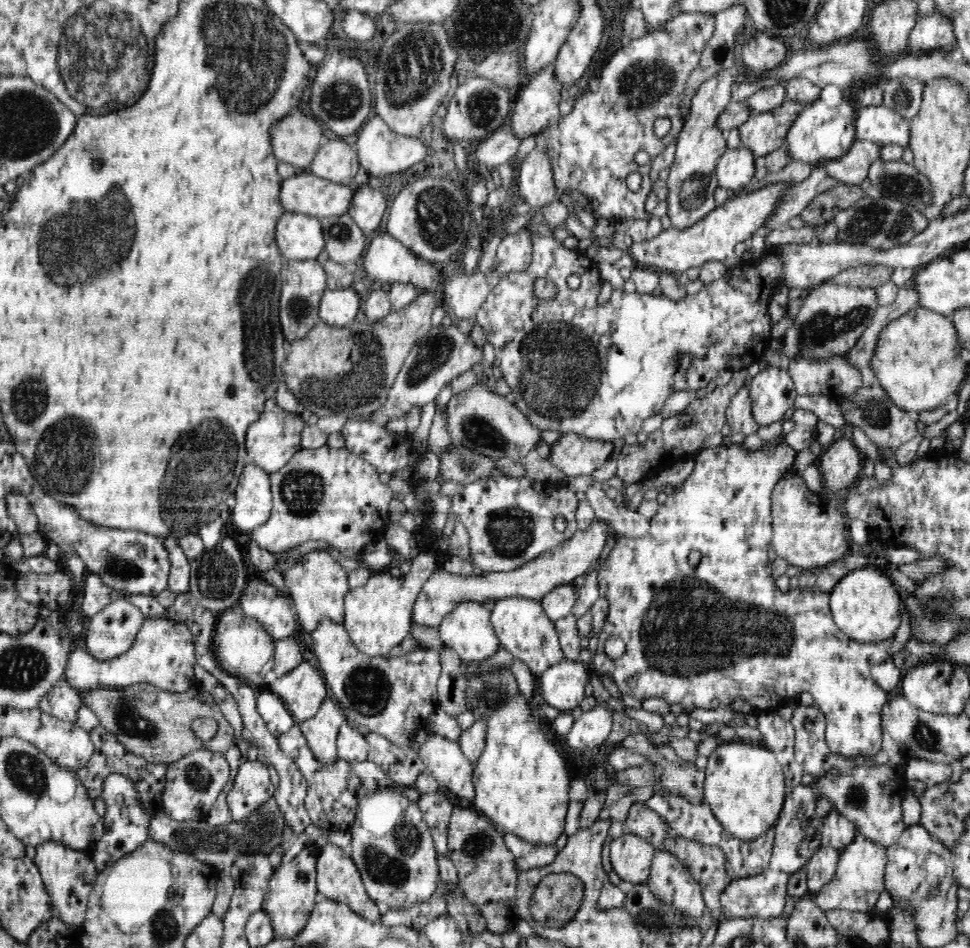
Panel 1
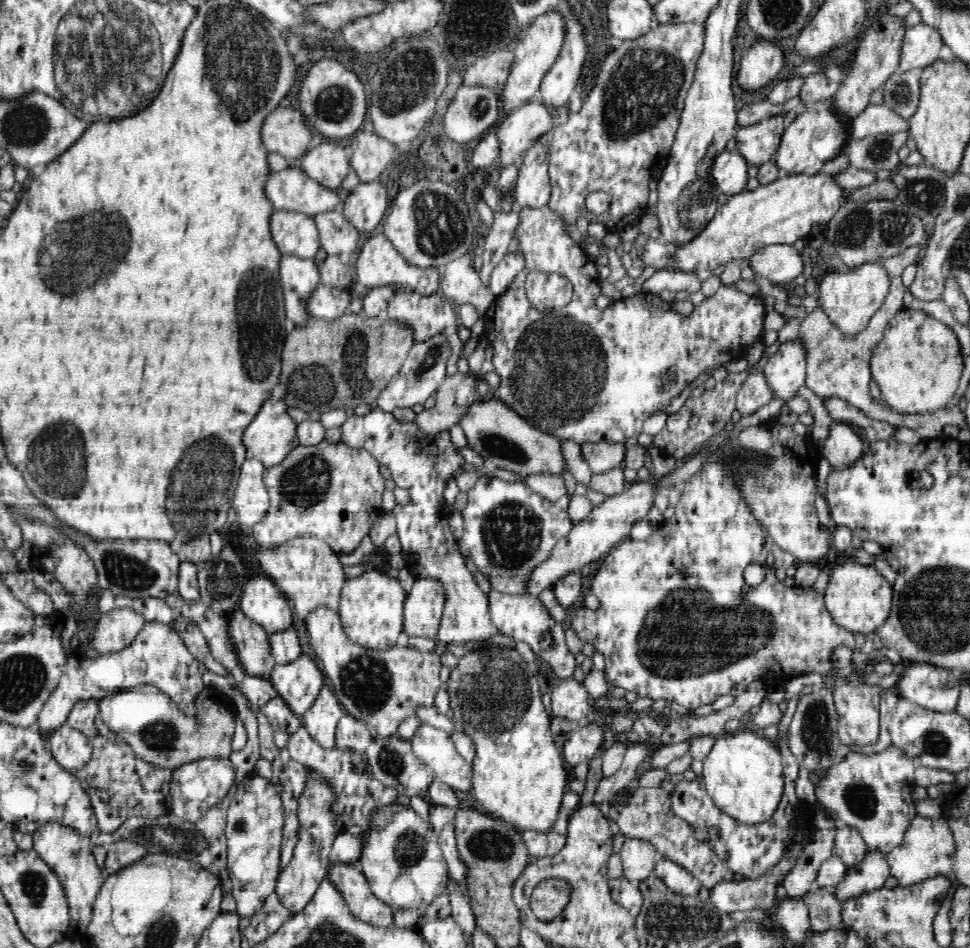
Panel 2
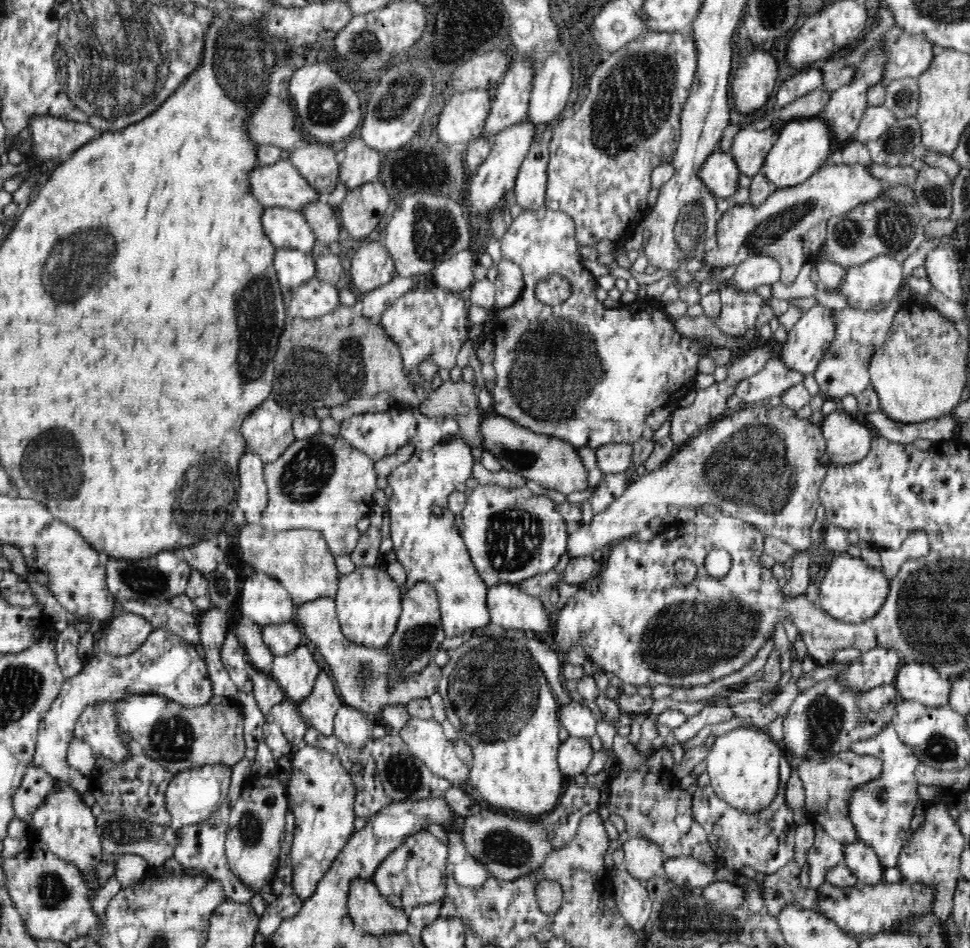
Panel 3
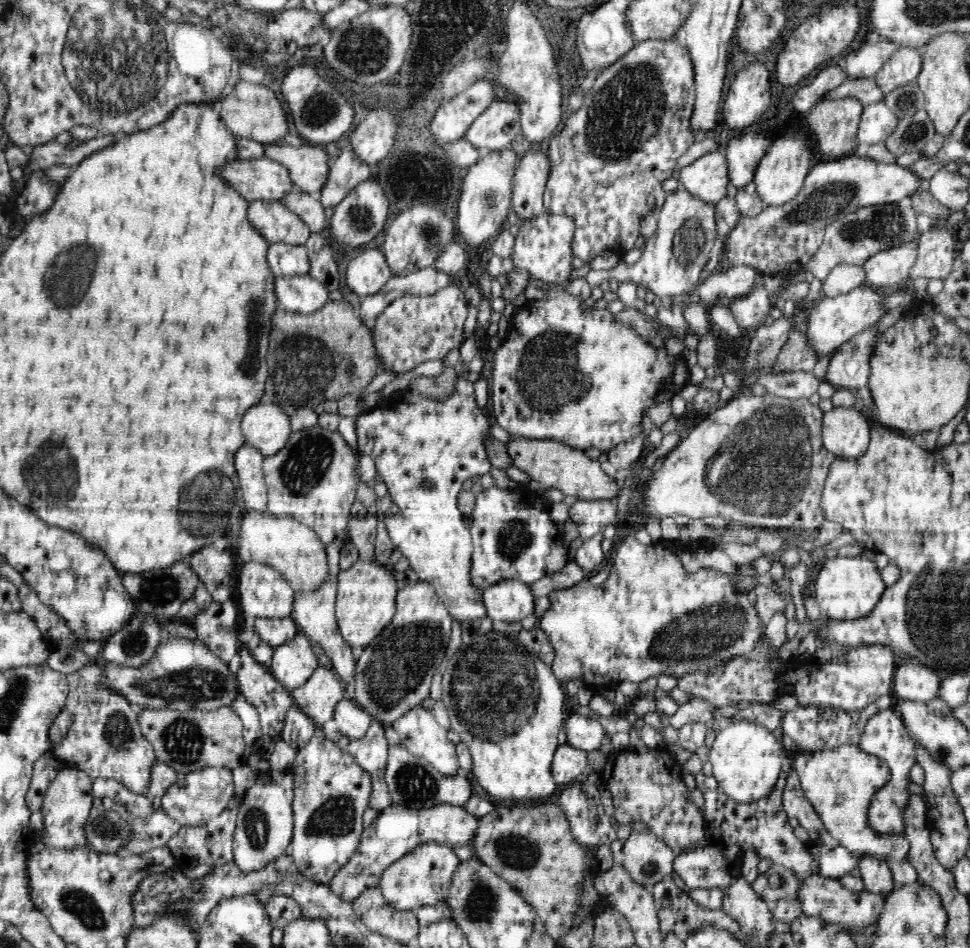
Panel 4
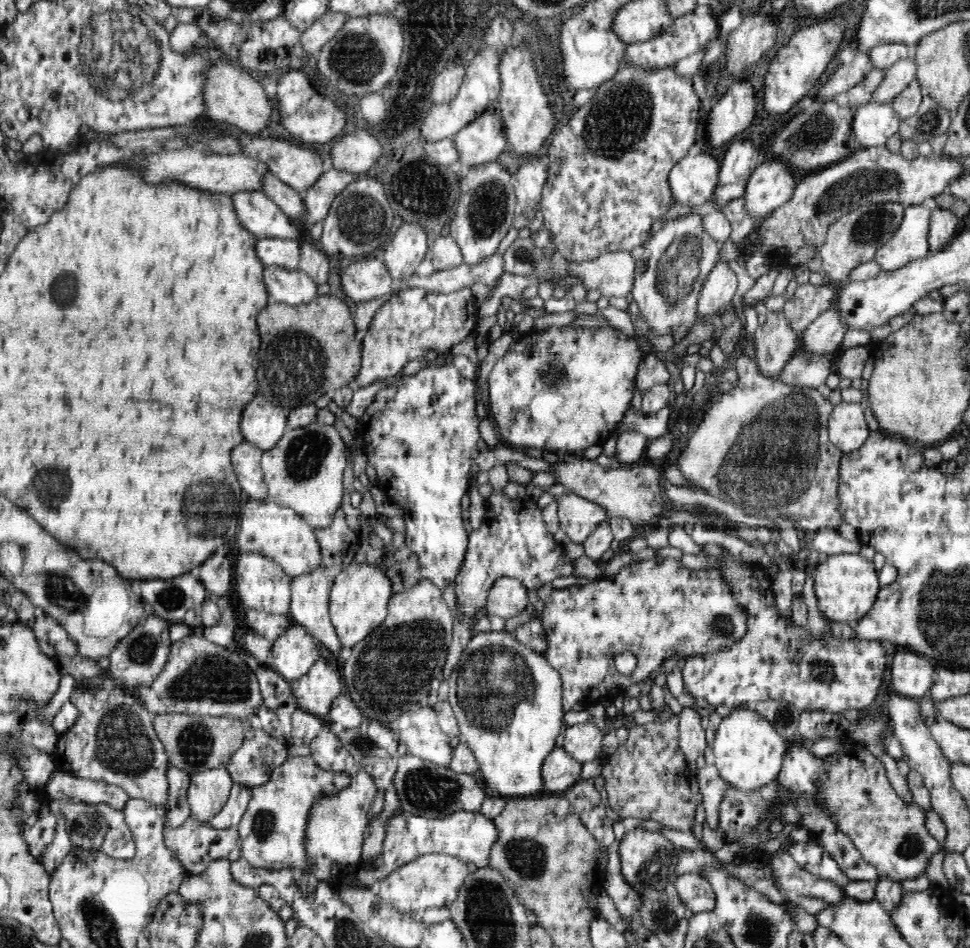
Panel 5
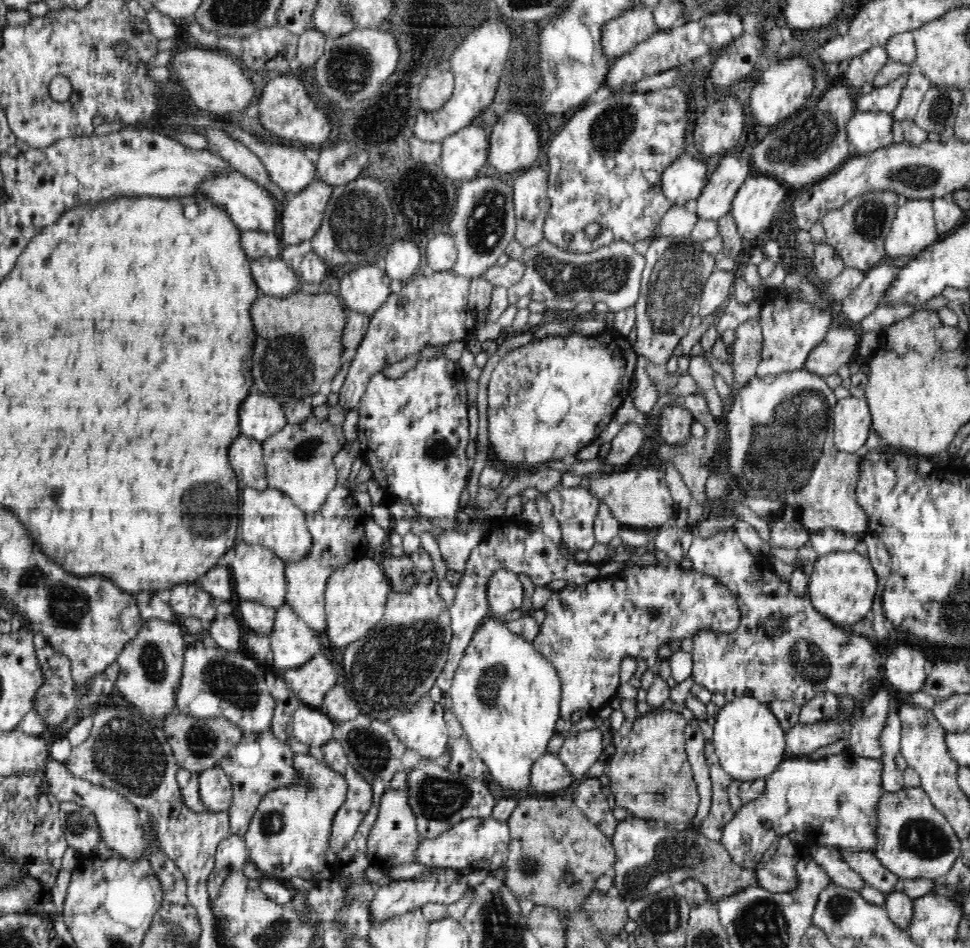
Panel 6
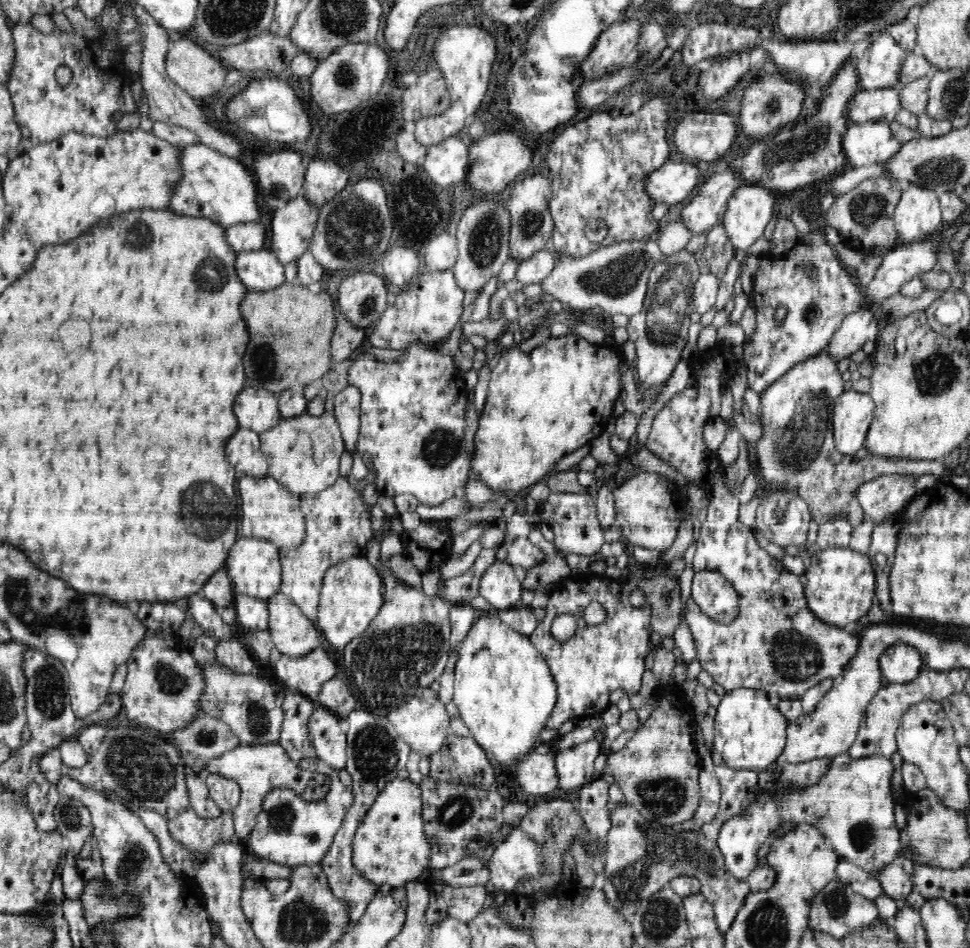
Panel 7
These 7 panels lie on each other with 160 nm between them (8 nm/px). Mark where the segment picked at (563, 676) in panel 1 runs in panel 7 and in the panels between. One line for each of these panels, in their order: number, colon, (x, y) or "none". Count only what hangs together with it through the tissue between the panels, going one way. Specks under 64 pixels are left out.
2: (569, 698)
3: (577, 718)
4: (583, 733)
5: (583, 742)
6: (580, 750)
7: (574, 766)

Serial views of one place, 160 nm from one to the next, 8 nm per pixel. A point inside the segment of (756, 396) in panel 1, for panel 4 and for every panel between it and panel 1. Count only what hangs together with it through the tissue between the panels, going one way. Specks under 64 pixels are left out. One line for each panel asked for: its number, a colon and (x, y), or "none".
2: (785, 371)
3: (805, 346)
4: (833, 321)

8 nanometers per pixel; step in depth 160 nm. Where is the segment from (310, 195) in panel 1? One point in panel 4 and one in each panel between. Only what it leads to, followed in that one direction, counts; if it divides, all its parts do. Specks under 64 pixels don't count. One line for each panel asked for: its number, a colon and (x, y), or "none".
2: (290, 189)
3: (279, 184)
4: (262, 178)

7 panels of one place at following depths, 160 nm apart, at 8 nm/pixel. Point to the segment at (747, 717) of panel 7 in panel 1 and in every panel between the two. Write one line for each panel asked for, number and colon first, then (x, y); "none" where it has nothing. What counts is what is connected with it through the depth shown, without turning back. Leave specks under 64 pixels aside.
1: (744, 785)
2: (743, 773)
3: (743, 764)
4: (746, 757)
5: (748, 751)
6: (750, 743)

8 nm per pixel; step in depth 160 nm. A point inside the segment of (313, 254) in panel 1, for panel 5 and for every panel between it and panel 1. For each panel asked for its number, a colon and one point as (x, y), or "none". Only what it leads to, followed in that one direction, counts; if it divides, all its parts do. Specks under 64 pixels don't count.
2: (295, 233)
3: (286, 228)
4: (277, 223)
5: (257, 212)

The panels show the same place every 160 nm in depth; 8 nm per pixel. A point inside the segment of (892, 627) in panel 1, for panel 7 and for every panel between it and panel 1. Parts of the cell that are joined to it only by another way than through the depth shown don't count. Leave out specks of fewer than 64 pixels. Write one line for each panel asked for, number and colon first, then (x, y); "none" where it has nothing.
2: (858, 598)
3: (852, 591)
4: (846, 588)
5: (846, 586)
6: (842, 587)
7: (839, 586)

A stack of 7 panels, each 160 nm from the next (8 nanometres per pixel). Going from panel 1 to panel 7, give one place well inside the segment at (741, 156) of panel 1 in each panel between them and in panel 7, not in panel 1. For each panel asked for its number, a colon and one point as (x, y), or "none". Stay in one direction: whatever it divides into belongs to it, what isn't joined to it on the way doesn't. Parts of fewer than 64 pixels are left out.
2: (730, 172)
3: (719, 174)
4: (706, 178)
5: (692, 180)
6: (682, 182)
7: (673, 182)

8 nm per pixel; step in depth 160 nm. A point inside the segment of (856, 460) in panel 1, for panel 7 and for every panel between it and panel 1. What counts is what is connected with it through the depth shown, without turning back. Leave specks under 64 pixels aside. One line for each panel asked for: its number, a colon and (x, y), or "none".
2: (842, 448)
3: (848, 440)
4: (846, 433)
5: (848, 431)
6: (851, 417)
7: (852, 414)

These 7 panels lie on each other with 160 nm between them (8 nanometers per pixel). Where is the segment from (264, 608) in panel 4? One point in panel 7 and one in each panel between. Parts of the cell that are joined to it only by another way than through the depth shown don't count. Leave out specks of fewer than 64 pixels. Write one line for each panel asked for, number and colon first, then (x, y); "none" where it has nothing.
5: (261, 584)
6: (259, 575)
7: (254, 566)

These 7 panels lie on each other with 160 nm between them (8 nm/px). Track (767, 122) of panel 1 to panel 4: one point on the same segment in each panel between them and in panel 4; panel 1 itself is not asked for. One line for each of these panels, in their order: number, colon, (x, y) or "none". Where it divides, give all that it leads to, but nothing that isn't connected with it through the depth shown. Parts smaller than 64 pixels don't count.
2: (757, 143)
3: (749, 148)
4: (743, 154)

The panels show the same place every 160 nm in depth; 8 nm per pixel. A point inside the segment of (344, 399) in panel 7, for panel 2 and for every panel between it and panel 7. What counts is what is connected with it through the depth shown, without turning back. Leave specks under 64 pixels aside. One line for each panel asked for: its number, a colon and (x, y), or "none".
2: (427, 315)
3: (431, 325)
4: (413, 329)
5: (412, 322)
6: (423, 311)

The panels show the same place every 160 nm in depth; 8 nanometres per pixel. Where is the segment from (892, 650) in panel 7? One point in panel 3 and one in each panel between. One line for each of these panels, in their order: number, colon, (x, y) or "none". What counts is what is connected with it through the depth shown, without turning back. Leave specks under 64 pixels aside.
3: (917, 682)
4: (912, 681)
5: (911, 675)
6: (905, 668)

